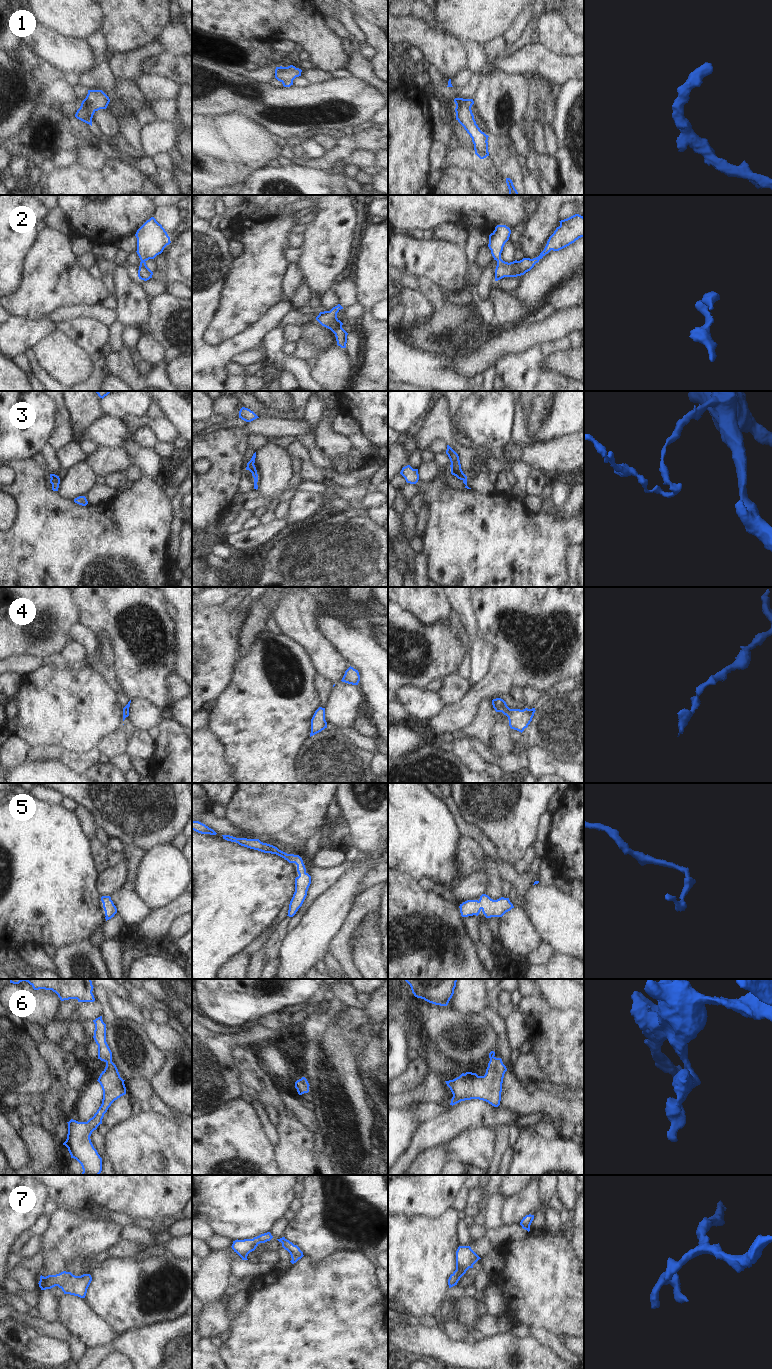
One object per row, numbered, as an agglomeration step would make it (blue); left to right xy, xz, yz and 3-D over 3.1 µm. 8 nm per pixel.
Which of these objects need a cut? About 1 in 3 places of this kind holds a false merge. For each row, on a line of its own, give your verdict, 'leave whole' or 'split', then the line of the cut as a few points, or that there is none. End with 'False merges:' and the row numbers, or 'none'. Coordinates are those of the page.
1: leave whole; no cut
2: leave whole; no cut
3: leave whole; no cut
4: leave whole; no cut
5: leave whole; no cut
6: leave whole; no cut
7: leave whole; no cut
False merges: none

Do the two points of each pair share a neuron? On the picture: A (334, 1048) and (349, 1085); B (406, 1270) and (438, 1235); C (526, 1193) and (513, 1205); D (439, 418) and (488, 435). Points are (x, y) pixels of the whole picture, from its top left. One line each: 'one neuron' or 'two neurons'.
A: one neuron
B: one neuron
C: one neuron
D: two neurons

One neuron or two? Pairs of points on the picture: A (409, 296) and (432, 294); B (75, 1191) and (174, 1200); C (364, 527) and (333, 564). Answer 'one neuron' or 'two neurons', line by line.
A: two neurons
B: one neuron
C: one neuron

